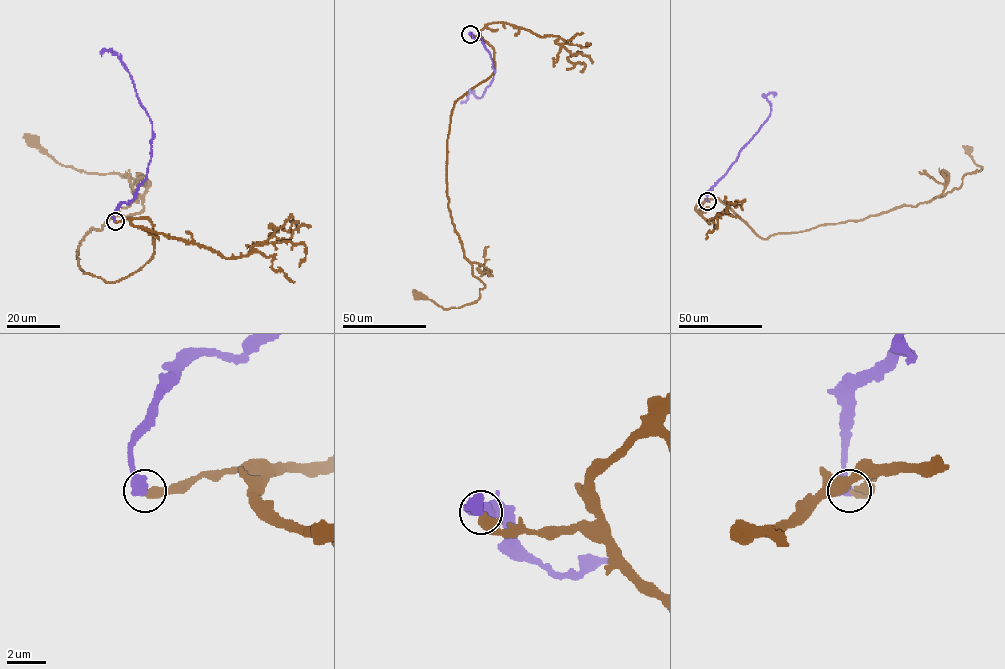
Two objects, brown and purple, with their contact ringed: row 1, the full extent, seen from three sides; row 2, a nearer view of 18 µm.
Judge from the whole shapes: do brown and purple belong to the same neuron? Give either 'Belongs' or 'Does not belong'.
Belongs

